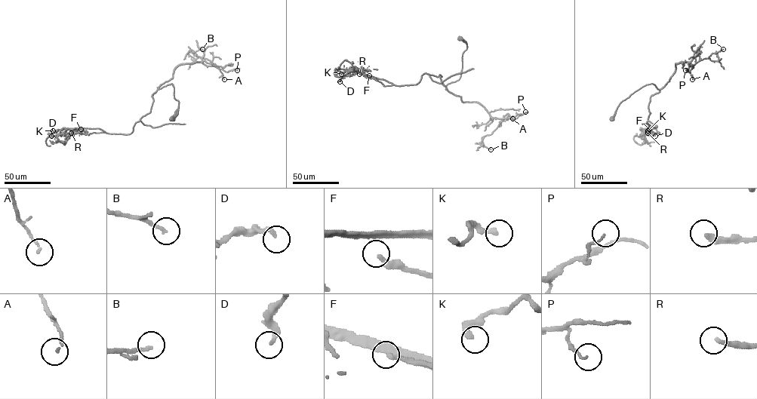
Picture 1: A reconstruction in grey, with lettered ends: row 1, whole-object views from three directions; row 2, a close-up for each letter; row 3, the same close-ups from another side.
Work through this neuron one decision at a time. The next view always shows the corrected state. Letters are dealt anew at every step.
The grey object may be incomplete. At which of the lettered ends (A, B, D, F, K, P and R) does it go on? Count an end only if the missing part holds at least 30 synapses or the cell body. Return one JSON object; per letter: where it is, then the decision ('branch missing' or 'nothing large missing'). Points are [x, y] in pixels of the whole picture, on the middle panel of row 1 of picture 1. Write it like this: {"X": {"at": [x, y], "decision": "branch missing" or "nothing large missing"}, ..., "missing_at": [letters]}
{"A": {"at": [512, 118], "decision": "nothing large missing"}, "B": {"at": [490, 149], "decision": "nothing large missing"}, "D": {"at": [340, 81], "decision": "nothing large missing"}, "F": {"at": [369, 75], "decision": "nothing large missing"}, "K": {"at": [341, 74], "decision": "nothing large missing"}, "P": {"at": [525, 112], "decision": "nothing large missing"}, "R": {"at": [359, 74], "decision": "nothing large missing"}, "missing_at": []}

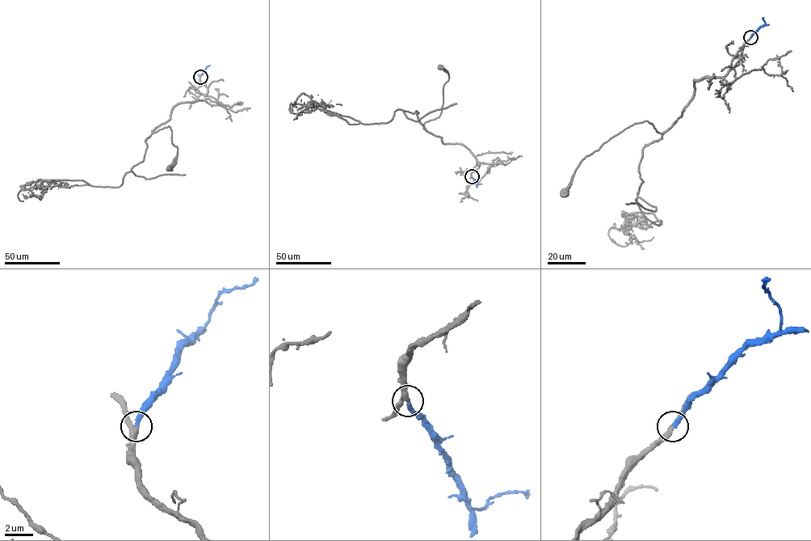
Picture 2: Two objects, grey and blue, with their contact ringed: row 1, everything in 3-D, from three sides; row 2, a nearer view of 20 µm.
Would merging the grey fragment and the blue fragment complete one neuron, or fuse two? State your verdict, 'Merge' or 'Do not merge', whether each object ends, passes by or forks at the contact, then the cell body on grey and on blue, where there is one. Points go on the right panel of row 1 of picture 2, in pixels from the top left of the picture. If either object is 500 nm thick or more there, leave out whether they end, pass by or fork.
Merge. At the ring grey passes by. At the ring blue ends. Soma of grey: (565, 192). Soma of blue: none

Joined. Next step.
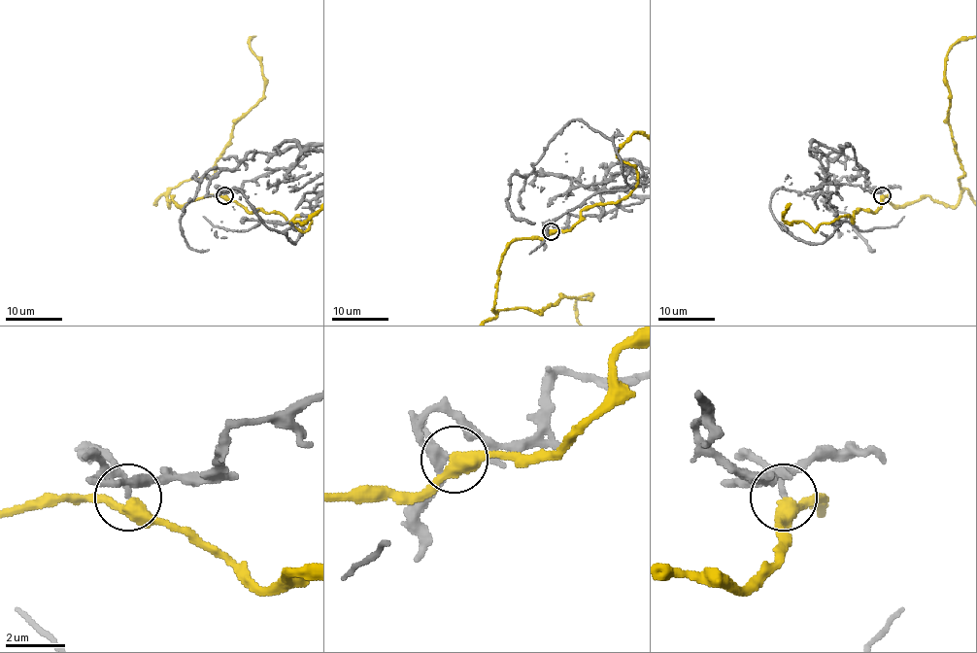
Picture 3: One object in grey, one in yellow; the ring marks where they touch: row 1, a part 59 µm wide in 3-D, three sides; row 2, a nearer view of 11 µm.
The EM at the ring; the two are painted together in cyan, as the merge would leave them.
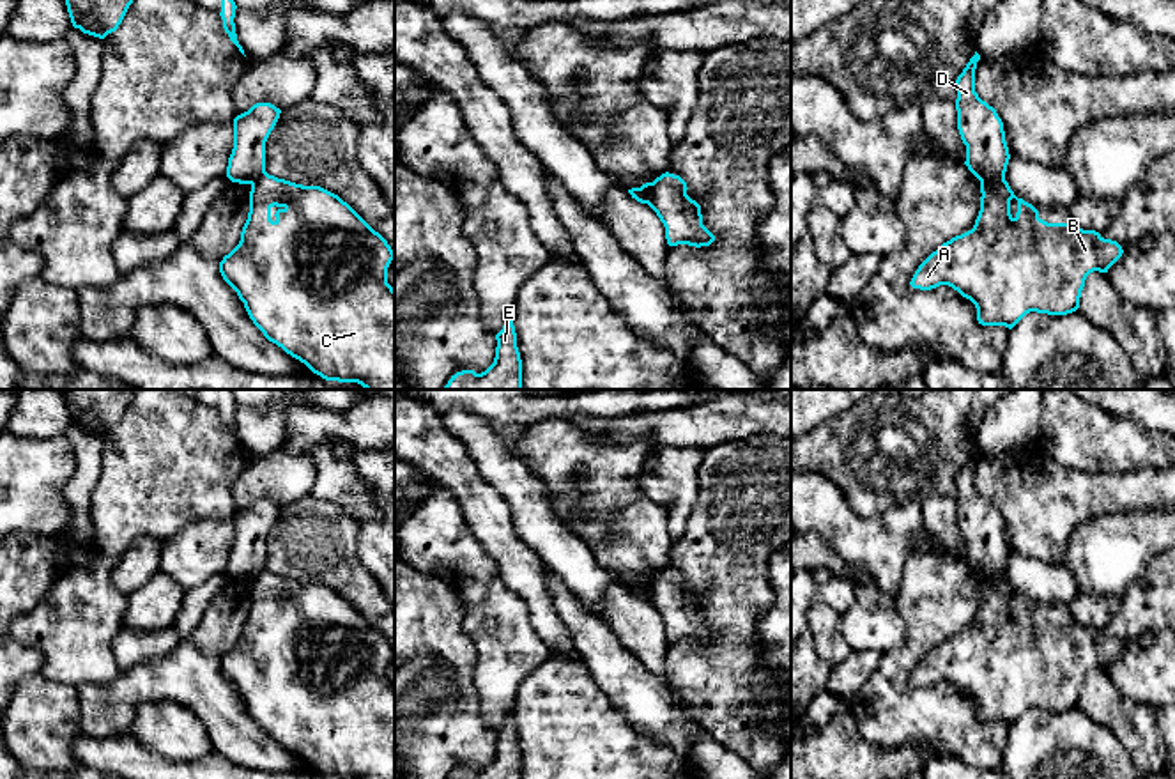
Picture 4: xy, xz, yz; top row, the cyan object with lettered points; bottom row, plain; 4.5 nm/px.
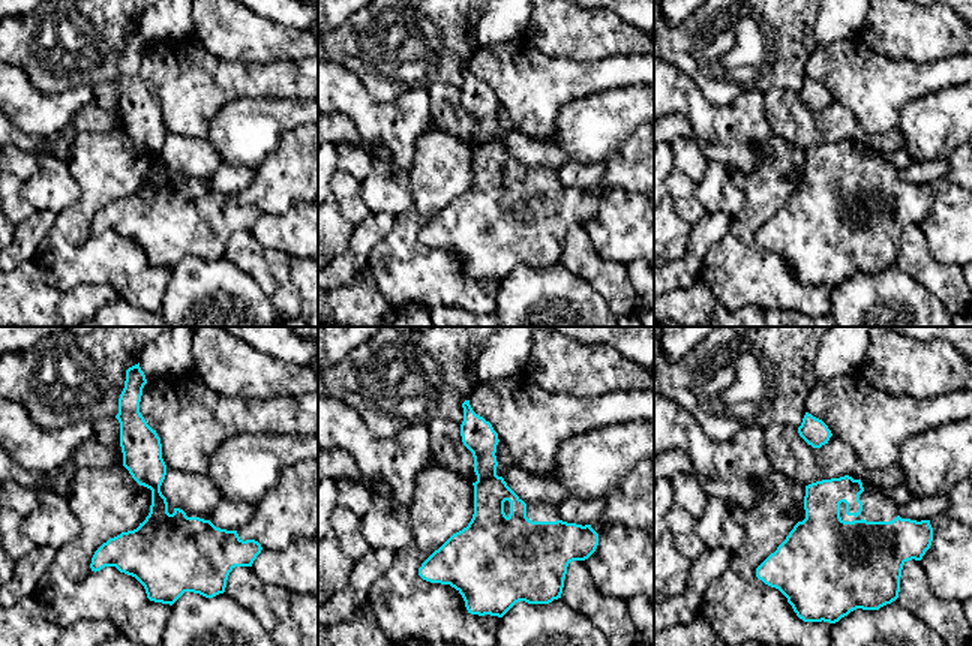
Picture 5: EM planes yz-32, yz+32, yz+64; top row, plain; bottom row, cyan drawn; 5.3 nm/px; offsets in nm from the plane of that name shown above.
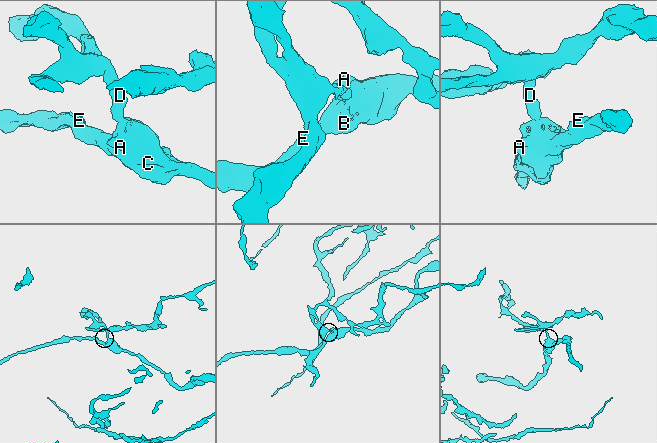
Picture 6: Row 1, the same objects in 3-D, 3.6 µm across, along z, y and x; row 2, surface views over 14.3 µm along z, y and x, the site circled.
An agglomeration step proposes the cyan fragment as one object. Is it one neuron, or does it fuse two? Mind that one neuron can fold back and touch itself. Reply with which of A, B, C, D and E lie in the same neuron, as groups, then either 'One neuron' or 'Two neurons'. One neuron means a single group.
Groups: A B C E / D. Two neurons

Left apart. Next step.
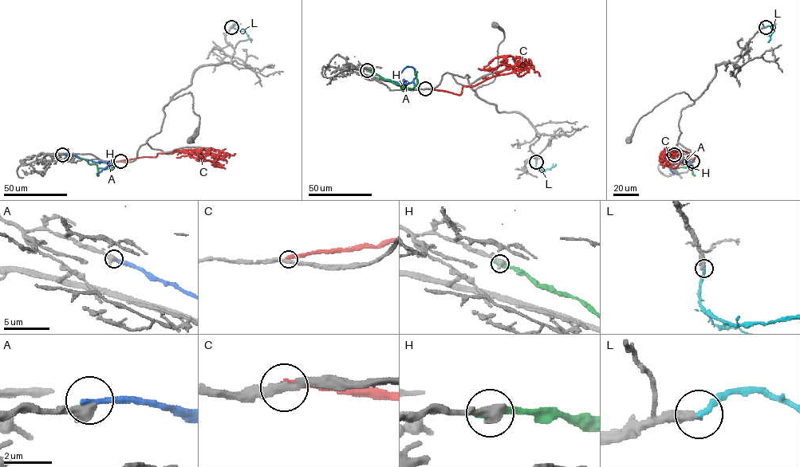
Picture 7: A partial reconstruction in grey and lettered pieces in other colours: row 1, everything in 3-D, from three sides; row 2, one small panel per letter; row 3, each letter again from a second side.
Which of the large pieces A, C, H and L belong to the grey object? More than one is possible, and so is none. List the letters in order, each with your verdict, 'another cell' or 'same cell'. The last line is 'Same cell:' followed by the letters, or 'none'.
A: another cell
C: another cell
H: another cell
L: same cell
Same cell: L

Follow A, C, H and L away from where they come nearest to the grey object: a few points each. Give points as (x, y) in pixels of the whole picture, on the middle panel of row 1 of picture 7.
A: (368, 70), (384, 79), (404, 84), (411, 82), (416, 76), (412, 67), (406, 66), (401, 72)
C: (425, 88), (460, 95), (463, 86), (522, 69), (525, 60), (519, 56), (519, 64), (528, 69), (521, 76)
H: (367, 70), (411, 88), (417, 83), (416, 71)
L: (536, 162), (536, 166), (541, 170), (549, 169), (555, 164)

